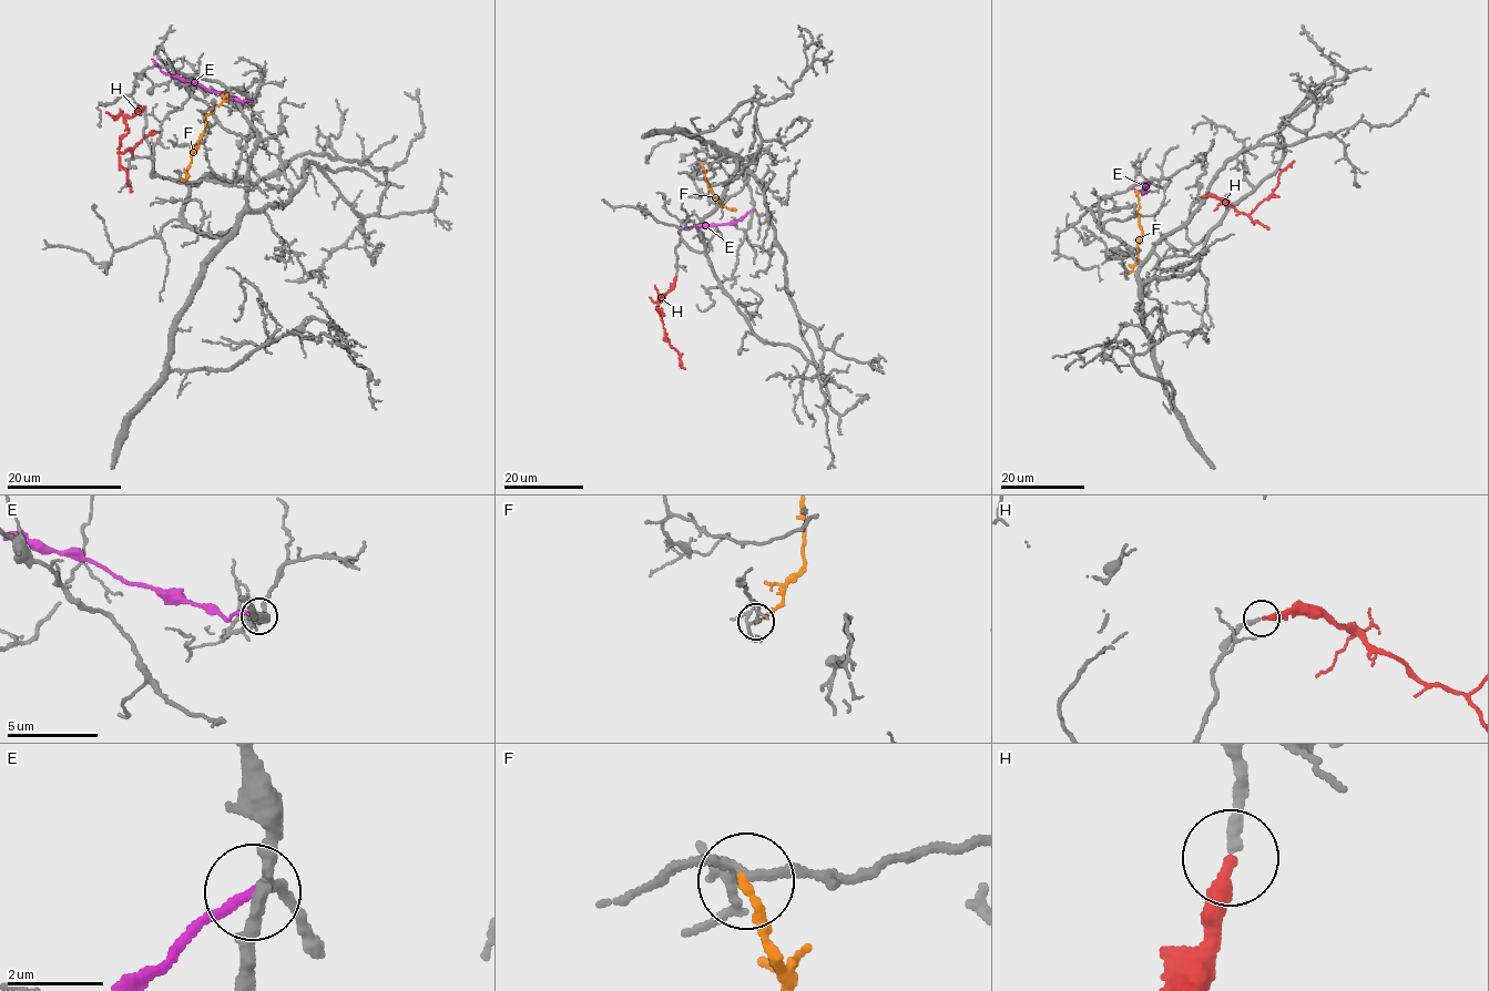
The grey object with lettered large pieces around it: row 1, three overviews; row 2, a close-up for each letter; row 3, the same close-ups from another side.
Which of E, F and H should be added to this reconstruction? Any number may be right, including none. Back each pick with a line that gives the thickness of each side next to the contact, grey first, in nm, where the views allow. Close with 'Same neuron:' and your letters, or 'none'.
H: 240/300 nm
Same neuron: H

